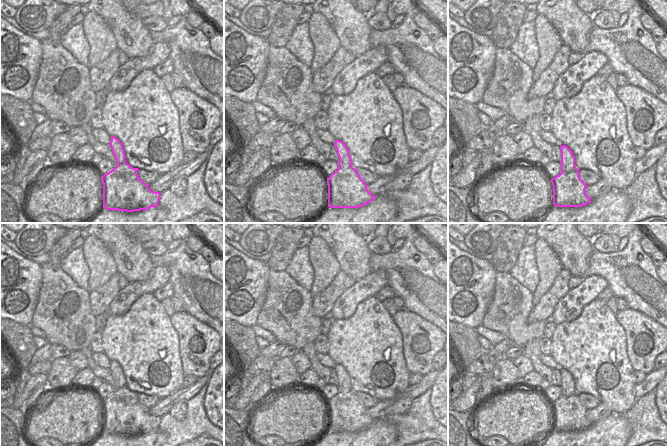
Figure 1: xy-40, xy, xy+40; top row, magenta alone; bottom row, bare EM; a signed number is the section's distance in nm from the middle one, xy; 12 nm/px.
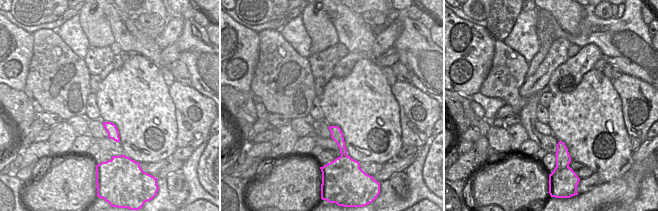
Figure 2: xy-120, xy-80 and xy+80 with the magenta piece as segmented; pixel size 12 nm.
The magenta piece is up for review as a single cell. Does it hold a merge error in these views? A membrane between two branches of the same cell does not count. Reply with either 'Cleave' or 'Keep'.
Keep.

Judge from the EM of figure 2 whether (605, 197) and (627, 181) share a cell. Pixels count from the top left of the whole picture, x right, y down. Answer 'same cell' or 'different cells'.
same cell

